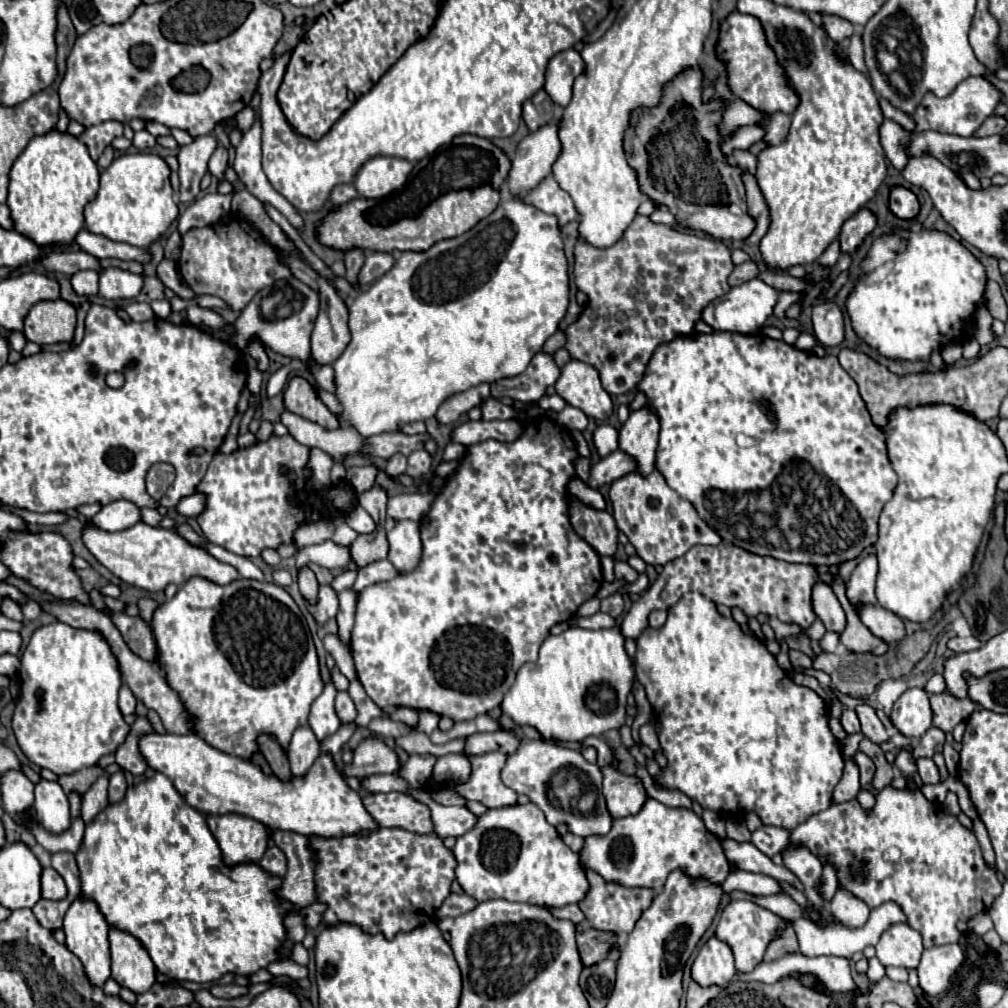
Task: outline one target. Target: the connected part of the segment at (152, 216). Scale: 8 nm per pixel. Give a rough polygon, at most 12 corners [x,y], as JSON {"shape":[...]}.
{"shape":[[122,154],[100,174],[86,230],[148,248],[178,218],[170,168]]}

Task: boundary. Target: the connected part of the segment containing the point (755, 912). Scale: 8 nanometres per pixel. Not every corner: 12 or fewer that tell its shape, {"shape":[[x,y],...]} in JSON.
{"shape":[[750,900],[722,910],[716,934],[750,972],[784,920]]}

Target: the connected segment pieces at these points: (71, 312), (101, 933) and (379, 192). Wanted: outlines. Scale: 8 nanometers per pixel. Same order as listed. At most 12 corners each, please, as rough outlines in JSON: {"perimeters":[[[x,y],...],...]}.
{"perimeters":[[[42,300],[24,318],[24,336],[40,346],[70,342],[76,308]],[[92,898],[66,916],[66,948],[94,986],[110,978],[108,922]],[[394,156],[366,160],[354,176],[362,198],[402,188],[414,166]]]}

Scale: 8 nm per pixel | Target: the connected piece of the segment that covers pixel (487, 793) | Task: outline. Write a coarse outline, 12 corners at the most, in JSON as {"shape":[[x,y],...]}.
{"shape":[[506,754],[470,758],[472,774],[454,790],[488,808],[516,802],[500,772]]}

